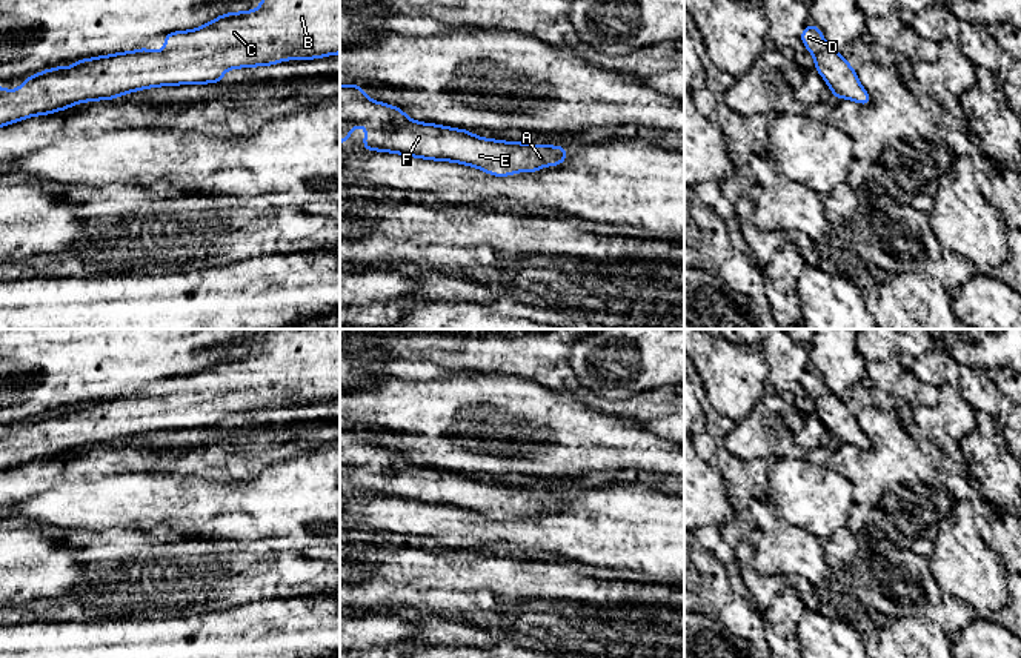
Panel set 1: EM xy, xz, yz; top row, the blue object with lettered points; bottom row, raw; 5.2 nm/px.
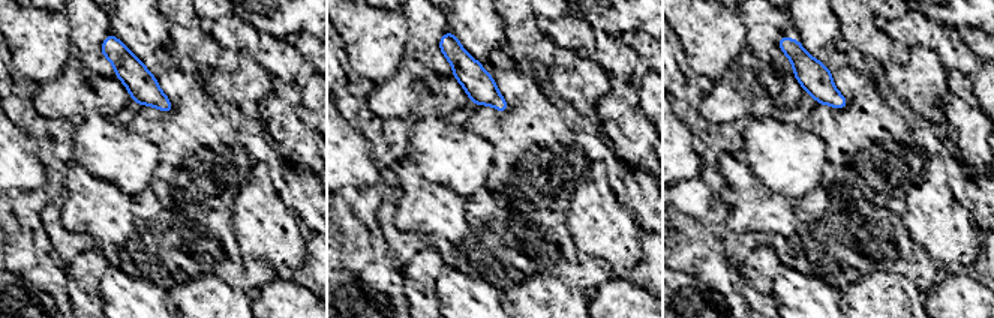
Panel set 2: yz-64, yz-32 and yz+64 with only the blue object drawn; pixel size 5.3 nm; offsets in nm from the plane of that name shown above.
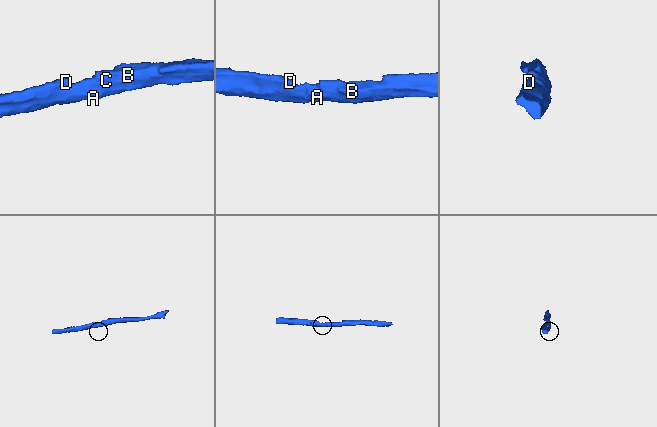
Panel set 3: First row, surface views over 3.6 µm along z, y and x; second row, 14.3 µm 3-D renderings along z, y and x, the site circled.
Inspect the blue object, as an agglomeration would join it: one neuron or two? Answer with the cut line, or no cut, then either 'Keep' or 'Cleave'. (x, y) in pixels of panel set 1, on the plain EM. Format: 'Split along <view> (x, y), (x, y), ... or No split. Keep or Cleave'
No split. Keep

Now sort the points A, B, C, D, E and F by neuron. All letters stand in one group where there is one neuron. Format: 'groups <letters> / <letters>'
groups A B C D E F

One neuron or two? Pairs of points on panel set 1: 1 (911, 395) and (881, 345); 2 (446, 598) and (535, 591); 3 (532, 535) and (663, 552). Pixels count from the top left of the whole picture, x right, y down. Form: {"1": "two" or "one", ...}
{"1": "one", "2": "one", "3": "one"}

